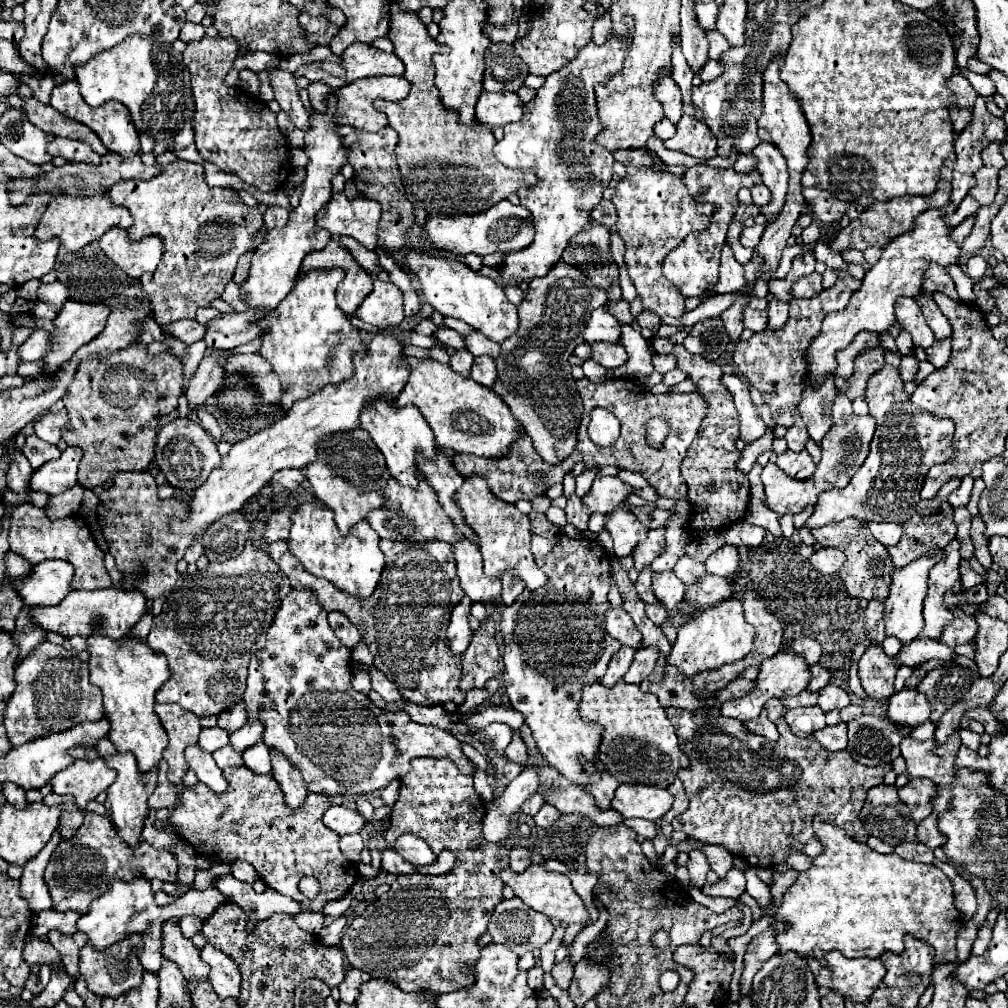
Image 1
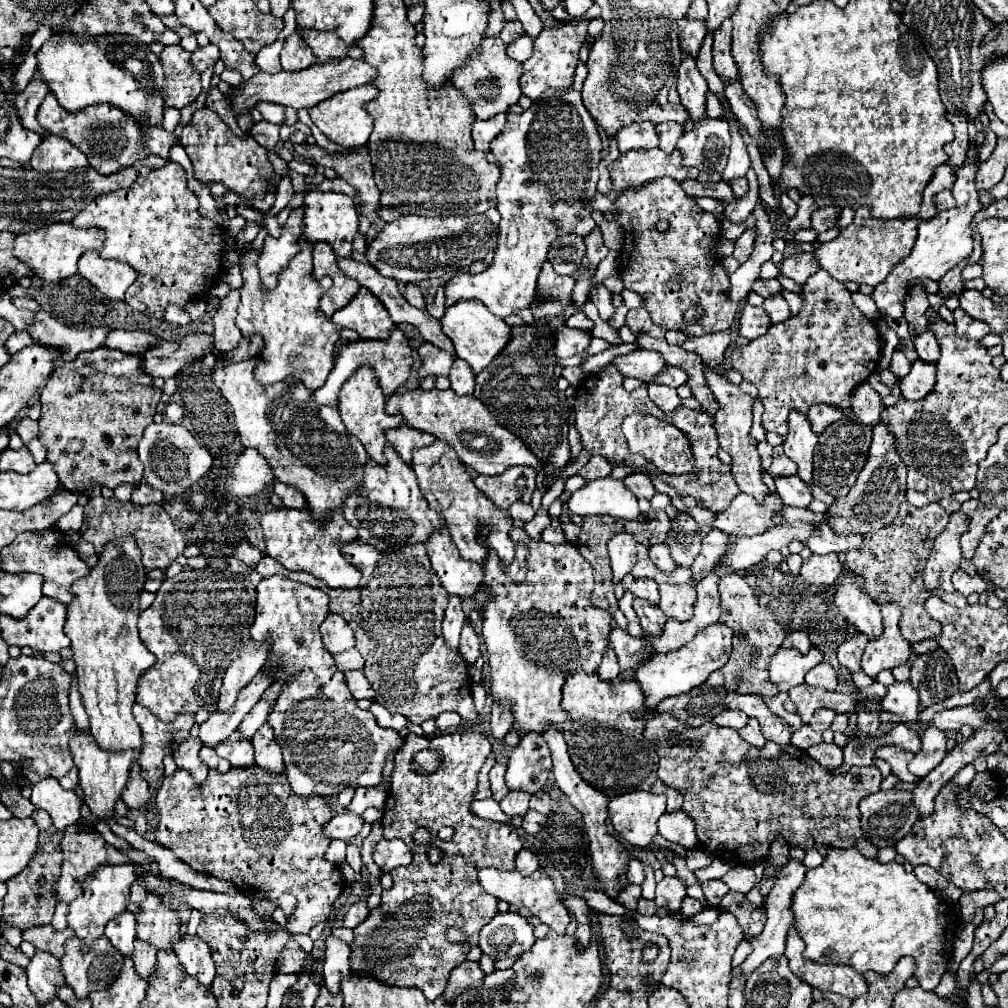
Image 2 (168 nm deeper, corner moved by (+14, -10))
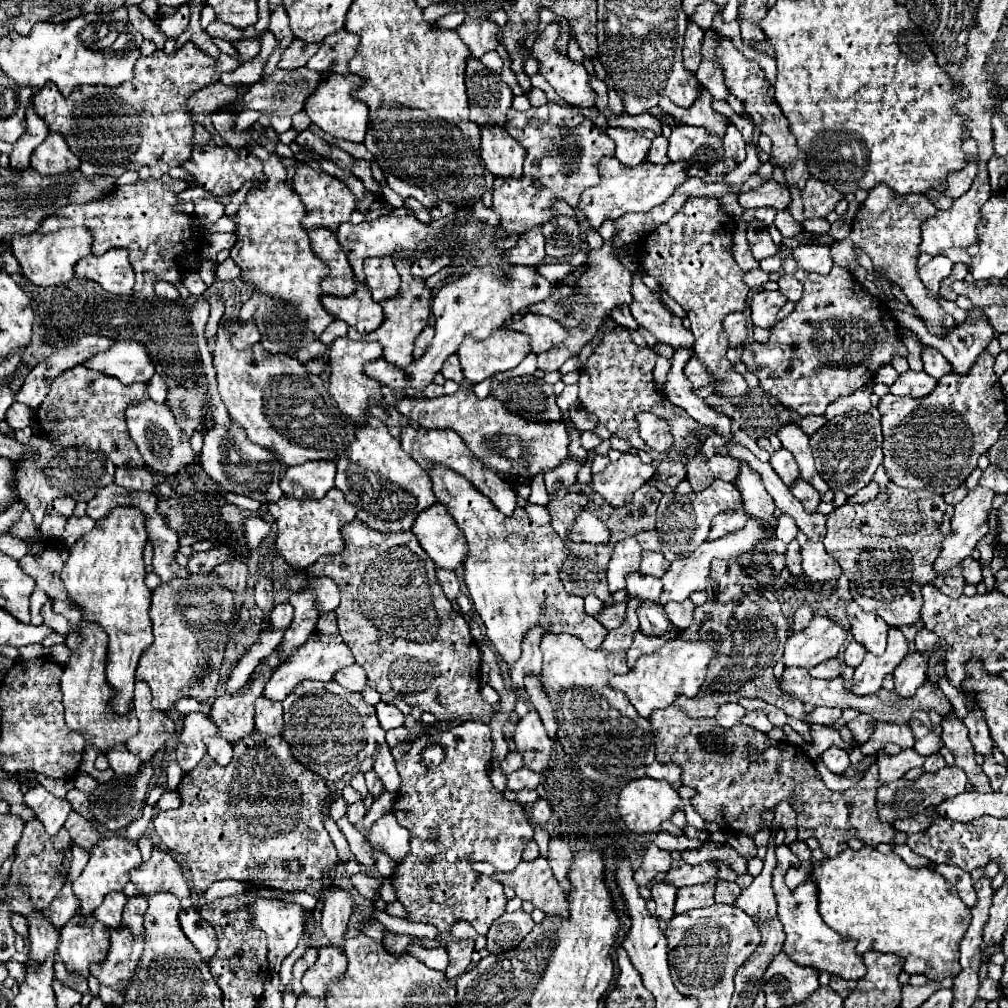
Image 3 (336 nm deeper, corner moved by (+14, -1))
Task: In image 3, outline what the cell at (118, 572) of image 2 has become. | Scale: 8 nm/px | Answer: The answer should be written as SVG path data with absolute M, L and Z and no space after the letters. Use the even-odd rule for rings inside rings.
M134 505L110 509L102 521L96 521L90 533L82 535L74 543L60 573L64 587L68 589L68 599L80 605L82 617L100 623L110 637L106 677L116 691L112 707L122 715L134 699L134 671L138 659L152 645L152 621L148 615L150 589L144 585L146 569L142 561L148 541L144 521L146 515L140 509L134 509Z

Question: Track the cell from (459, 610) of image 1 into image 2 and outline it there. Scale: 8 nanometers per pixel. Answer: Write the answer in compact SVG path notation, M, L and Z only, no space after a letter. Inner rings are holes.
M450 596L446 612L444 612L444 622L442 622L442 634L446 638L446 644L454 650L458 650L458 640L462 626L466 622L466 616L462 612L462 600L456 596Z

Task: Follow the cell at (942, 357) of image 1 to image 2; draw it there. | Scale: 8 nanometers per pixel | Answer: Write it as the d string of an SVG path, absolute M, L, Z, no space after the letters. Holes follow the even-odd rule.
M914 360L910 374L904 376L900 382L900 390L902 390L904 398L920 400L928 392L932 392L934 384L936 384L936 364Z

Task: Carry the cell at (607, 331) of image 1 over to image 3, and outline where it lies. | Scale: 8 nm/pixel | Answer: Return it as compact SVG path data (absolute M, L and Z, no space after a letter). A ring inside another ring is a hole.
M526 313L522 317L522 321L512 321L512 323L508 323L508 327L530 335L534 353L548 351L550 347L562 343L568 335L566 329L560 323L556 323L554 319L544 317L544 315L534 315L534 313Z

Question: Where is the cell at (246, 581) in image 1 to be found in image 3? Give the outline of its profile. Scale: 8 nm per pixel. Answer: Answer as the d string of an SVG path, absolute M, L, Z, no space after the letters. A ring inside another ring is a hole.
M212 573L206 575L190 575L188 579L162 583L152 591L152 607L150 617L154 623L154 643L142 657L138 659L136 667L136 679L146 681L152 689L152 703L158 711L168 711L178 699L186 697L190 687L194 685L196 677L200 677L204 671L216 671L224 663L224 655L228 649L228 643L238 635L236 631L236 605L234 605L234 593L222 589Z

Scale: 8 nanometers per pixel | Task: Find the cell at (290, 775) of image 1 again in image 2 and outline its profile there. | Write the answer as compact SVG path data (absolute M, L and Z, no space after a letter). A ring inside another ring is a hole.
M264 724L262 728L258 728L258 732L252 738L252 746L258 768L266 770L266 774L274 774L274 778L278 778L278 774L284 774L282 752L274 740L274 732L270 726Z

